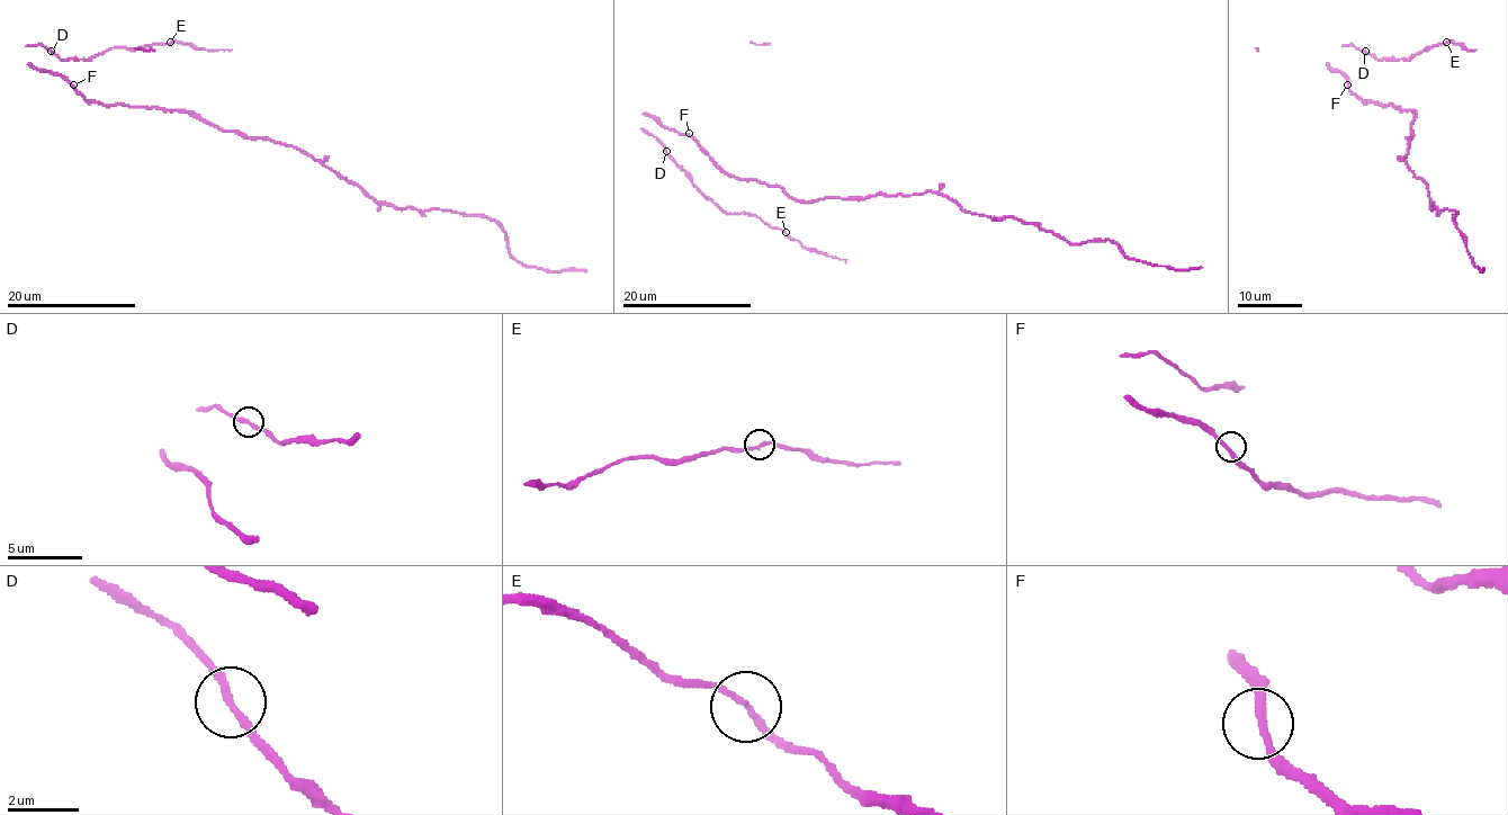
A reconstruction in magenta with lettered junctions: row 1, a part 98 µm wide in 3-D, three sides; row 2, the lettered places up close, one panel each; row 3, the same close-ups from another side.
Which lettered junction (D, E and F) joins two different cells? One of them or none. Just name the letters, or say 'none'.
none

